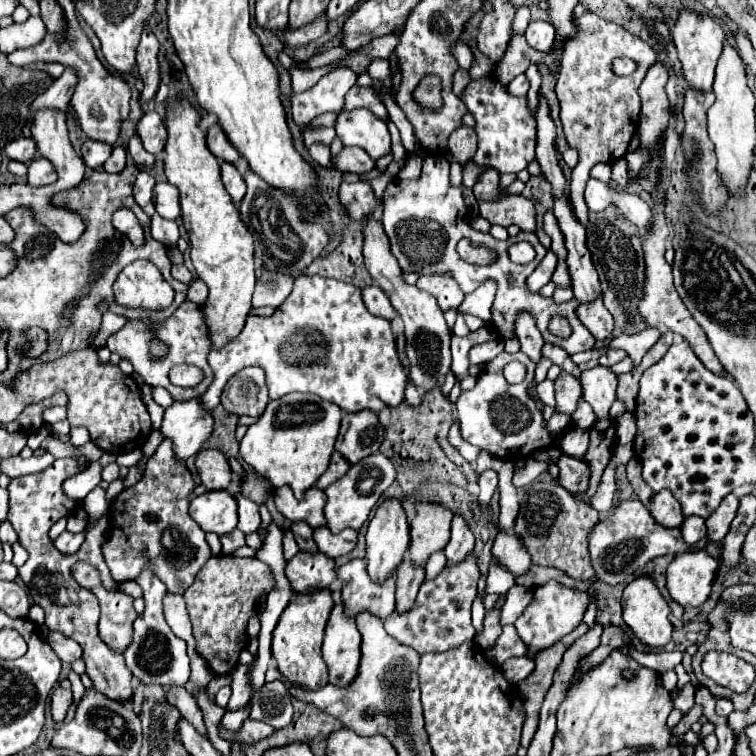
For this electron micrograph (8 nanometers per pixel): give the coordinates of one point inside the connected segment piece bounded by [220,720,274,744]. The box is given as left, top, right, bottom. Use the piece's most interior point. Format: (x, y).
(252, 731)

